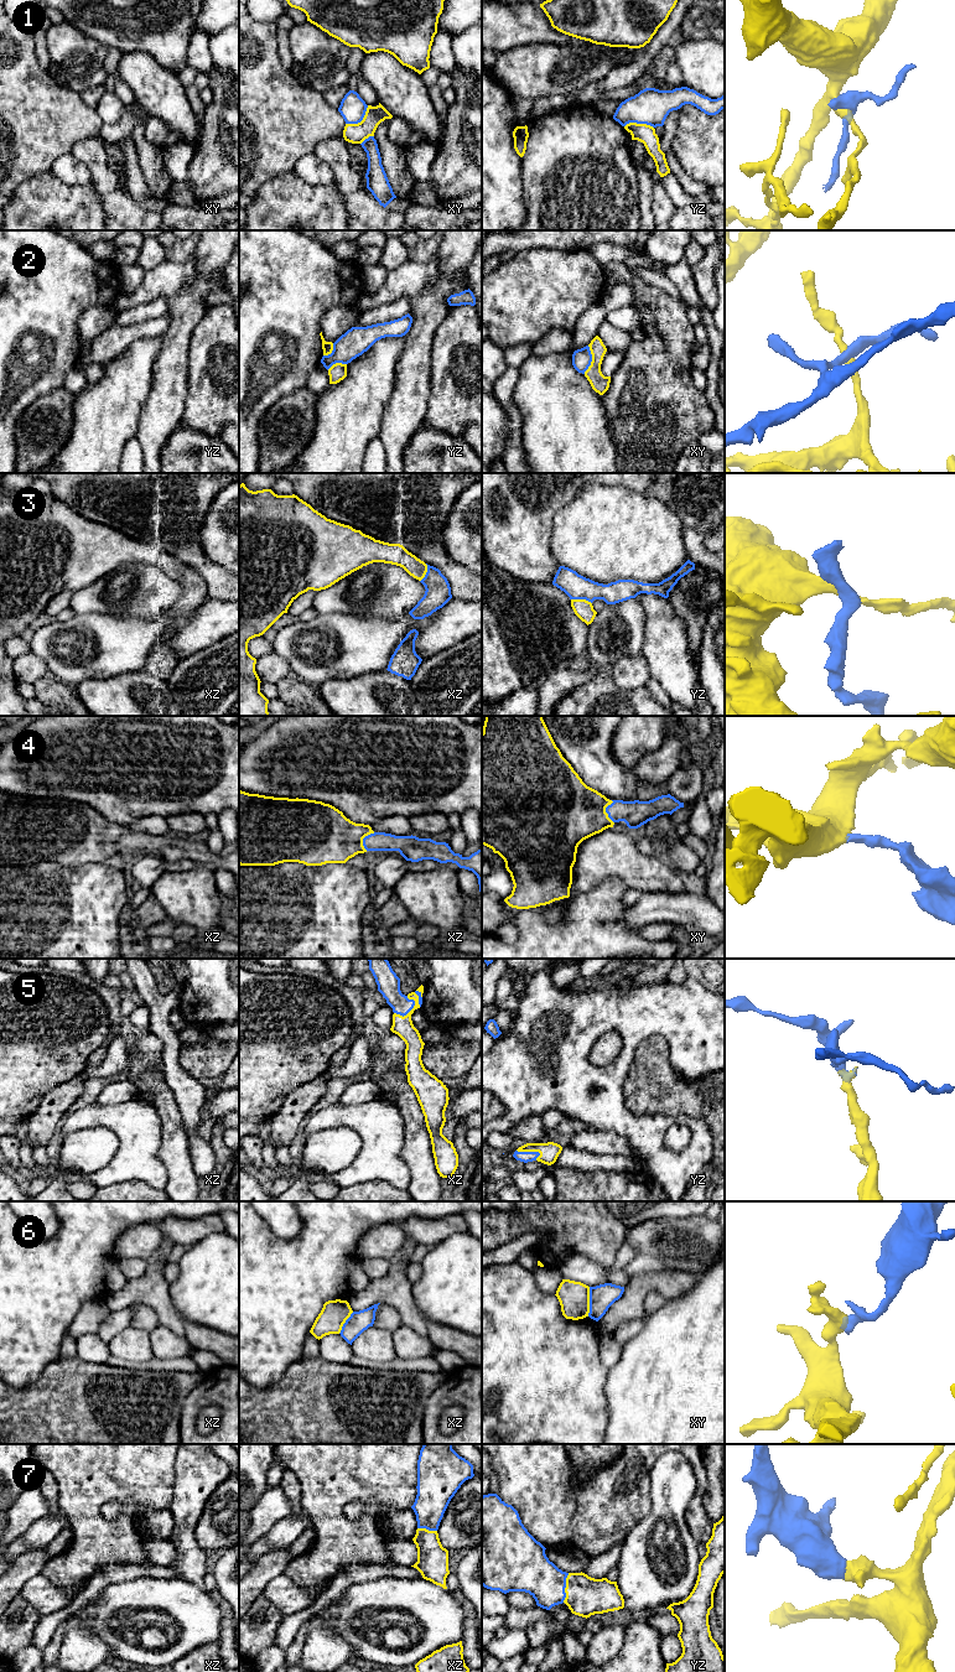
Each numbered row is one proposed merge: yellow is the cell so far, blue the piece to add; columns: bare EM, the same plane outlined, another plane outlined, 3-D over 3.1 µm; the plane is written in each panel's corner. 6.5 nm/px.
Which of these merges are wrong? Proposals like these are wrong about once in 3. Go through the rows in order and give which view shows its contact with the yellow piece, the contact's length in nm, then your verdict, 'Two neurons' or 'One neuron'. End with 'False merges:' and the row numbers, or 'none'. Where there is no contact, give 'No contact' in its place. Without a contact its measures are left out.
1: Touches yellow in xy. Shared border 200 nm. Two neurons
2: Touches yellow in xy. Shared border 190 nm. Two neurons
3: Touches yellow in yz. Shared border 140 nm. One neuron
4: Touches yellow in xy. Shared border 150 nm. One neuron
5: Touches yellow in xz. Shared border 170 nm. One neuron
6: Touches yellow in xy. Shared border 190 nm. Two neurons
7: Touches yellow in yz. Shared border 200 nm. One neuron
False merges: 1, 2, 6

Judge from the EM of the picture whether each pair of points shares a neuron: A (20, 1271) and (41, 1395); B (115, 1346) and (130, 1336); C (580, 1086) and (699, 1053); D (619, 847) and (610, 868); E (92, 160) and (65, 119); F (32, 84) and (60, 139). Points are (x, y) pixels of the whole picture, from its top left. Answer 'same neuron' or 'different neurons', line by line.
A: different neurons
B: same neuron
C: same neuron
D: same neuron
E: different neurons
F: same neuron

